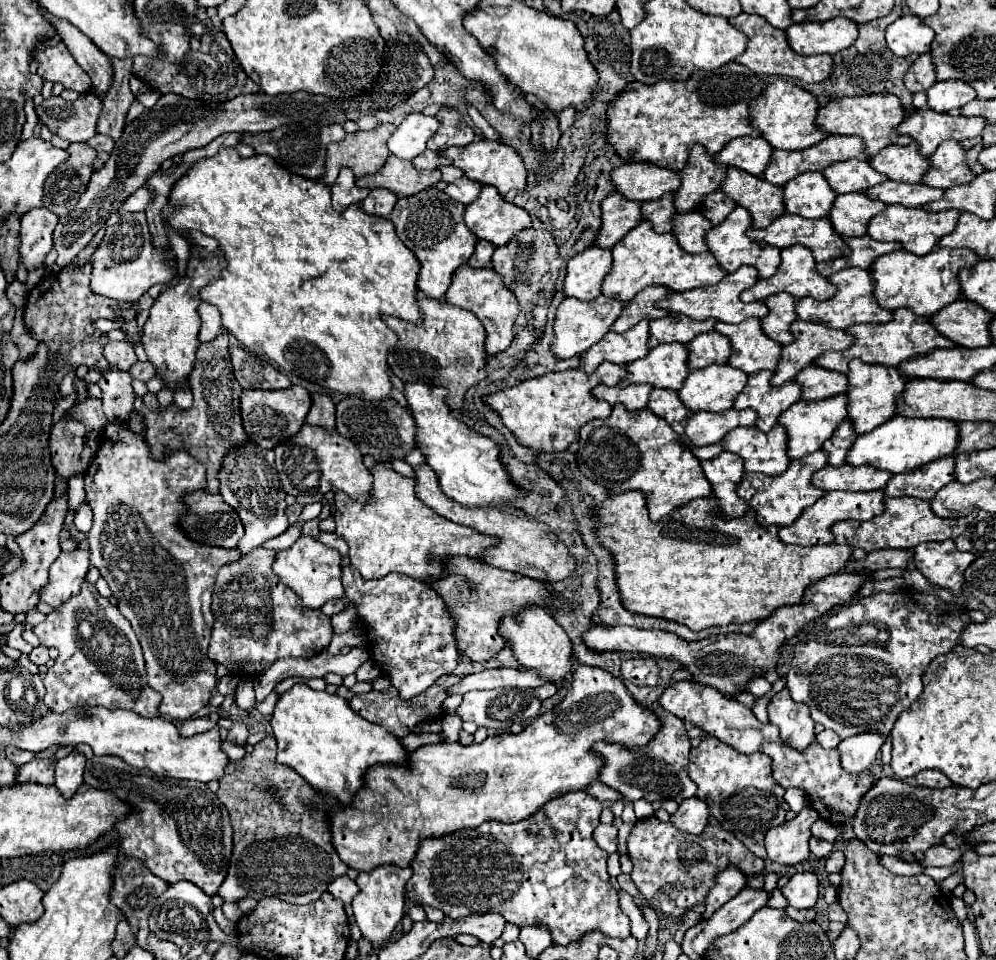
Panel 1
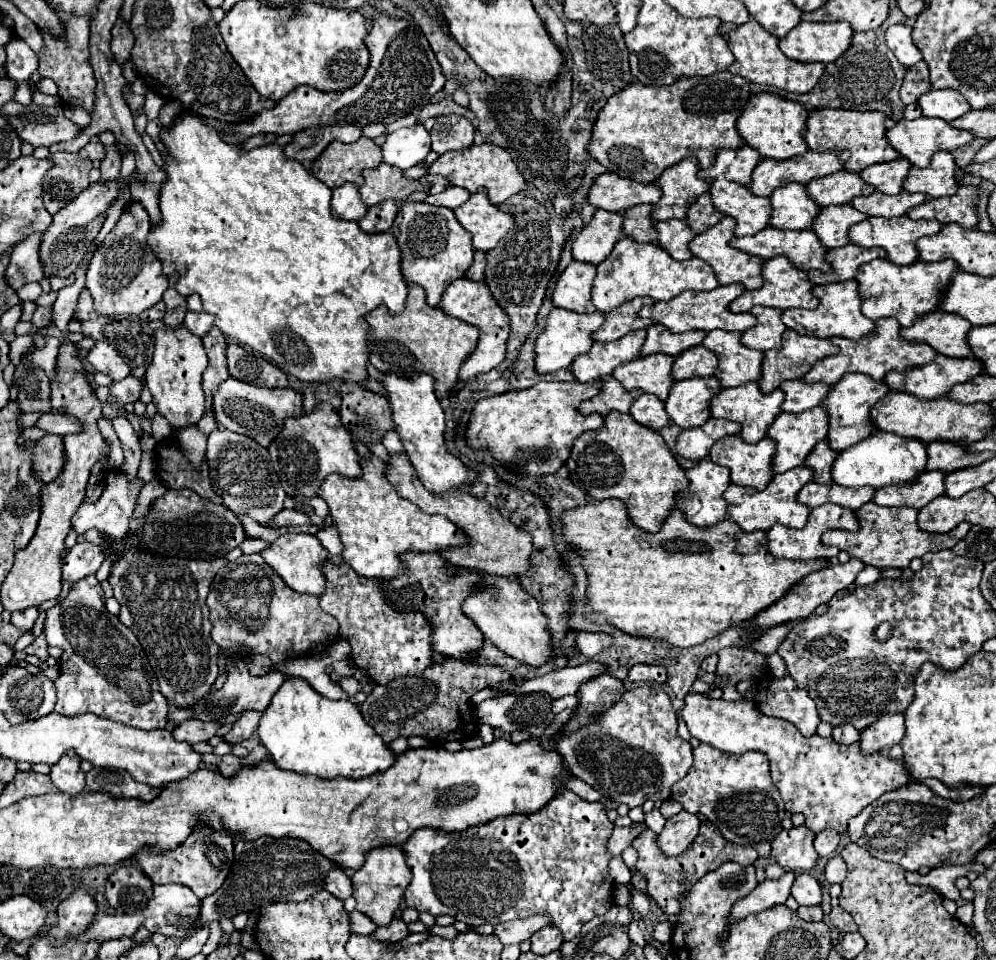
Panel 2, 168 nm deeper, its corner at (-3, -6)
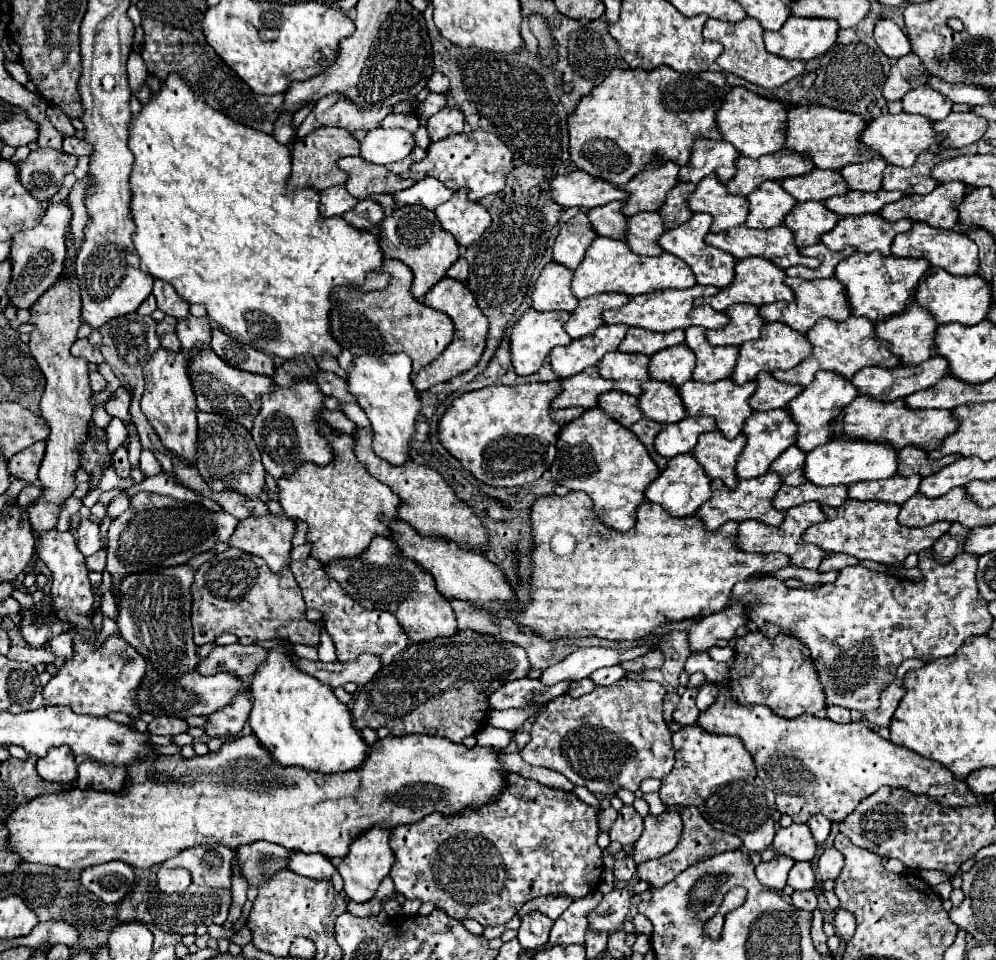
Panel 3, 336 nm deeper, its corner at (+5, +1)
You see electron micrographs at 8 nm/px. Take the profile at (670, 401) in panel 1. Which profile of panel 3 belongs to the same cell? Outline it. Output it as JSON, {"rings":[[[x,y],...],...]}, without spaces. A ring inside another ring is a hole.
{"rings":[[[611,390],[599,398],[599,408],[609,412],[617,422],[623,426],[633,426],[637,420],[643,418],[641,408],[637,406],[637,398],[631,394],[623,394],[617,390]]]}

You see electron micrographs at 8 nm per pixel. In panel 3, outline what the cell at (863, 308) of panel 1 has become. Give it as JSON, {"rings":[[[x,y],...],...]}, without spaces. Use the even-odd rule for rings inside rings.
{"rings":[[[833,276],[833,278],[825,278],[825,280],[803,280],[803,278],[785,278],[785,284],[791,286],[791,290],[795,292],[795,302],[773,302],[773,304],[765,304],[759,308],[759,314],[767,320],[767,322],[783,322],[787,326],[791,326],[797,332],[807,332],[819,318],[829,318],[835,322],[843,322],[851,316],[851,308],[845,296],[845,288],[841,286],[841,282]]]}

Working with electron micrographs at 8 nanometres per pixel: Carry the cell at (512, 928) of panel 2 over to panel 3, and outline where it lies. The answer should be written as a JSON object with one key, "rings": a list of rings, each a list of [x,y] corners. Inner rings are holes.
{"rings":[[[537,896],[529,902],[525,902],[525,906],[519,910],[519,918],[523,918],[523,914],[539,910],[541,914],[547,914],[551,920],[557,920],[569,908],[571,902],[573,900],[567,896]]]}

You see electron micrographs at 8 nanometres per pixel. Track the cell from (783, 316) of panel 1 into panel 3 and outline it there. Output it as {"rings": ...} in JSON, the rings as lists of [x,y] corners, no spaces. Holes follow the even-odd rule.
{"rings":[[[733,304],[727,308],[731,322],[721,330],[707,330],[707,340],[715,346],[741,346],[743,342],[757,340],[765,320],[759,316],[759,308],[751,304]]]}

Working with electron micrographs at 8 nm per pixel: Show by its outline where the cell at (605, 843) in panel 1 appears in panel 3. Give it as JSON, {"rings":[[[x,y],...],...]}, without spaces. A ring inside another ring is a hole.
{"rings":[[[623,806],[609,830],[609,836],[613,842],[631,846],[633,840],[637,842],[637,838],[641,836],[641,830],[643,830],[643,818],[635,812],[633,806]]]}

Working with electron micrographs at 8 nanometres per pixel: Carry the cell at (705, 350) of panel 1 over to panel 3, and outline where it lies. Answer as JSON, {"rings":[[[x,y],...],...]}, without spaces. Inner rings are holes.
{"rings":[[[677,344],[651,356],[649,376],[653,380],[665,380],[675,386],[683,386],[687,380],[691,380],[693,366],[695,366],[695,358],[689,346]]]}

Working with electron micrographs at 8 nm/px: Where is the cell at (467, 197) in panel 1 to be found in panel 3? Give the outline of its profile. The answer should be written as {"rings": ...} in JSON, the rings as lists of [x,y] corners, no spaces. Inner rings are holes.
{"rings":[[[427,176],[421,182],[413,184],[411,188],[401,190],[401,192],[395,192],[393,196],[397,200],[397,206],[395,208],[407,206],[407,204],[421,204],[421,206],[433,210],[439,204],[447,202],[453,196],[453,190],[449,190],[447,186],[443,186],[439,180]]]}

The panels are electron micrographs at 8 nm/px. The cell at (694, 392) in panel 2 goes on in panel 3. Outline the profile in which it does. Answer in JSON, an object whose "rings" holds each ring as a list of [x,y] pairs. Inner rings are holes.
{"rings":[[[659,380],[645,382],[643,394],[639,396],[639,408],[647,418],[659,424],[673,424],[685,418],[685,406],[677,394],[677,386]]]}

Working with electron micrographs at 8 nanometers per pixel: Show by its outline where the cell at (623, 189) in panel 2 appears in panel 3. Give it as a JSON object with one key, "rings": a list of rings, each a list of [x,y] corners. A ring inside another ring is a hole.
{"rings":[[[575,170],[551,180],[553,198],[561,206],[579,206],[579,208],[597,208],[607,202],[619,200],[625,202],[629,194],[619,190],[603,178],[593,178],[583,170]]]}

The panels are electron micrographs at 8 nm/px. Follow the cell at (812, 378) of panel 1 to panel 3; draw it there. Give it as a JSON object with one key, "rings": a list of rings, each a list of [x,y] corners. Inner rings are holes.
{"rings":[[[761,372],[757,376],[757,392],[751,396],[749,404],[753,410],[773,410],[773,408],[787,408],[787,404],[803,390],[801,386],[783,384],[775,380],[769,372]]]}

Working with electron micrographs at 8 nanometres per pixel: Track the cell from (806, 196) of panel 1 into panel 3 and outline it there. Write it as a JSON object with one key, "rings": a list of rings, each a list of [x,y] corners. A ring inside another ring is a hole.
{"rings":[[[765,180],[749,196],[749,216],[745,226],[749,228],[773,228],[785,222],[785,214],[793,210],[797,200],[781,188],[777,180]]]}

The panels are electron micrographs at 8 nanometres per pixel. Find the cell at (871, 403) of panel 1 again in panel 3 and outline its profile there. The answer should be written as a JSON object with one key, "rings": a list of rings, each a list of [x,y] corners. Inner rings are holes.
{"rings":[[[817,372],[815,380],[807,388],[803,388],[803,392],[795,398],[795,402],[791,402],[787,406],[789,414],[793,416],[793,420],[799,426],[797,446],[801,450],[809,452],[809,450],[815,450],[817,446],[833,440],[835,438],[833,426],[837,424],[837,416],[855,396],[859,396],[859,390],[857,390],[857,386],[853,386],[851,380],[841,378],[841,374],[833,374],[833,372]]]}

